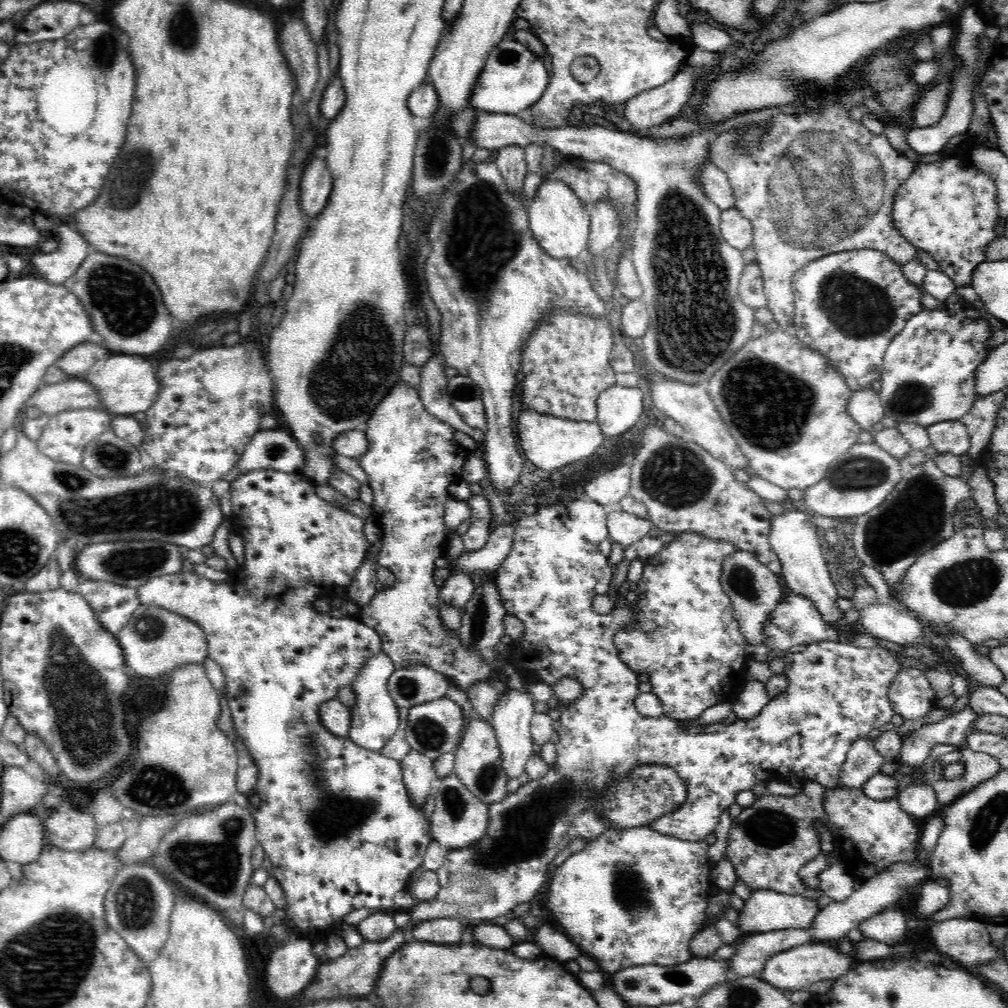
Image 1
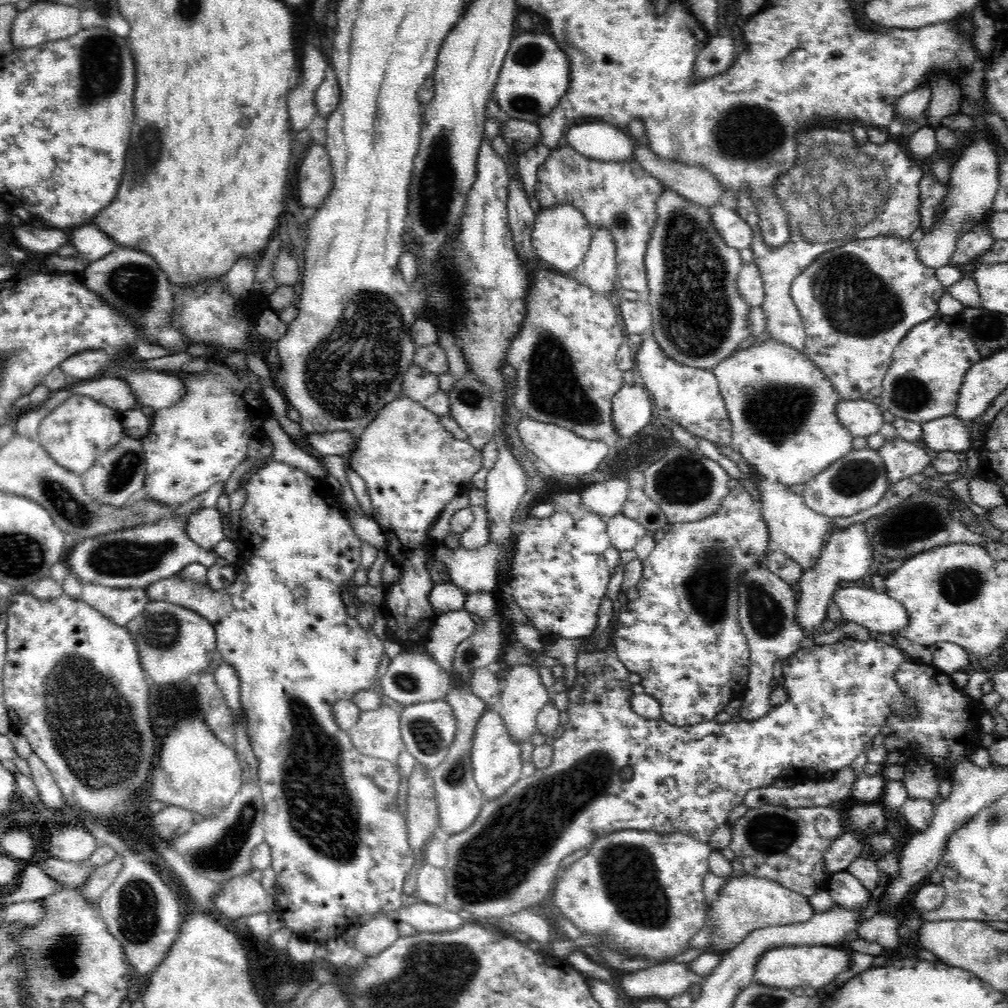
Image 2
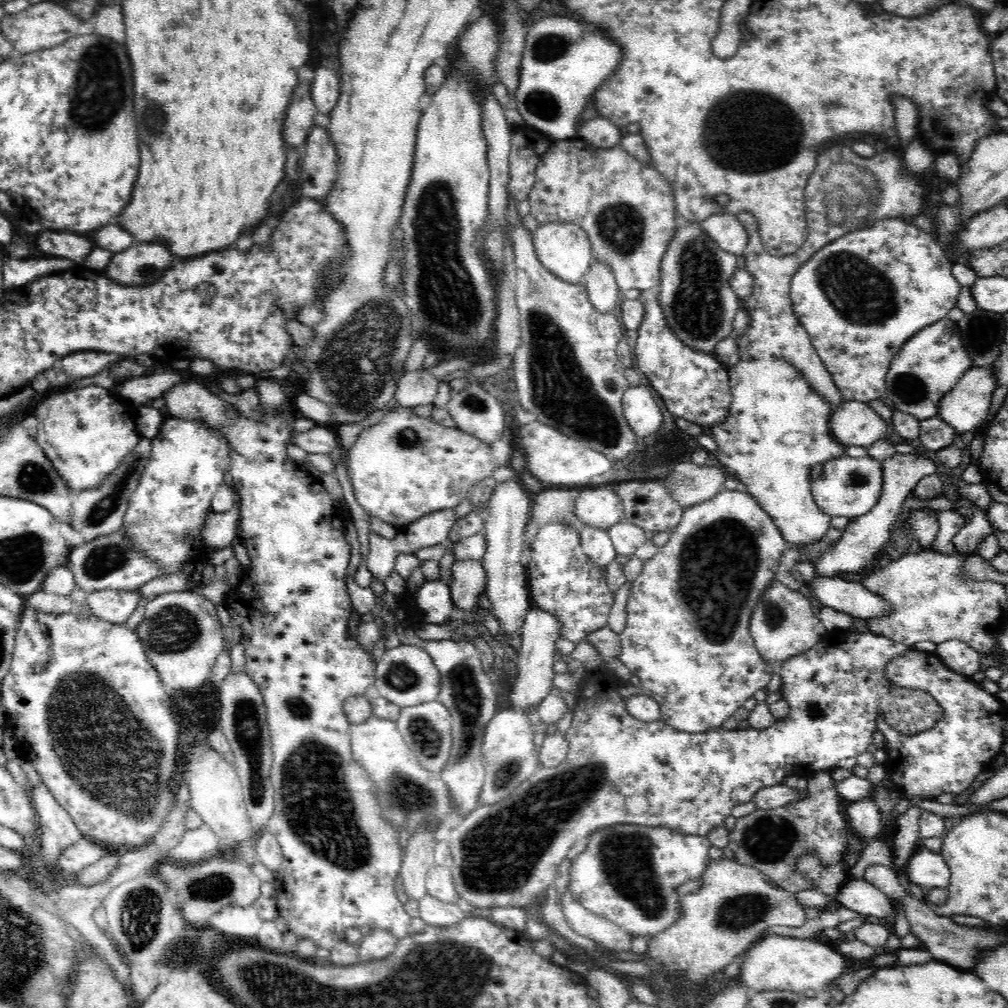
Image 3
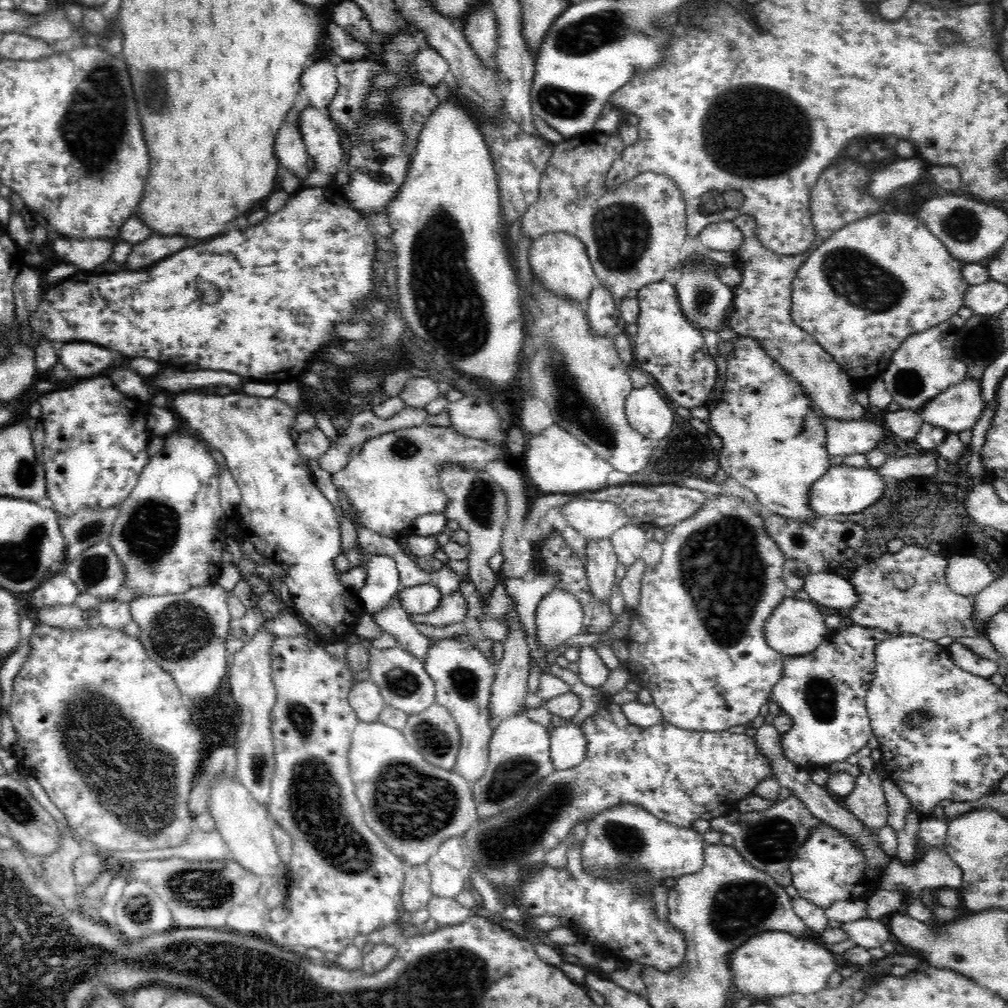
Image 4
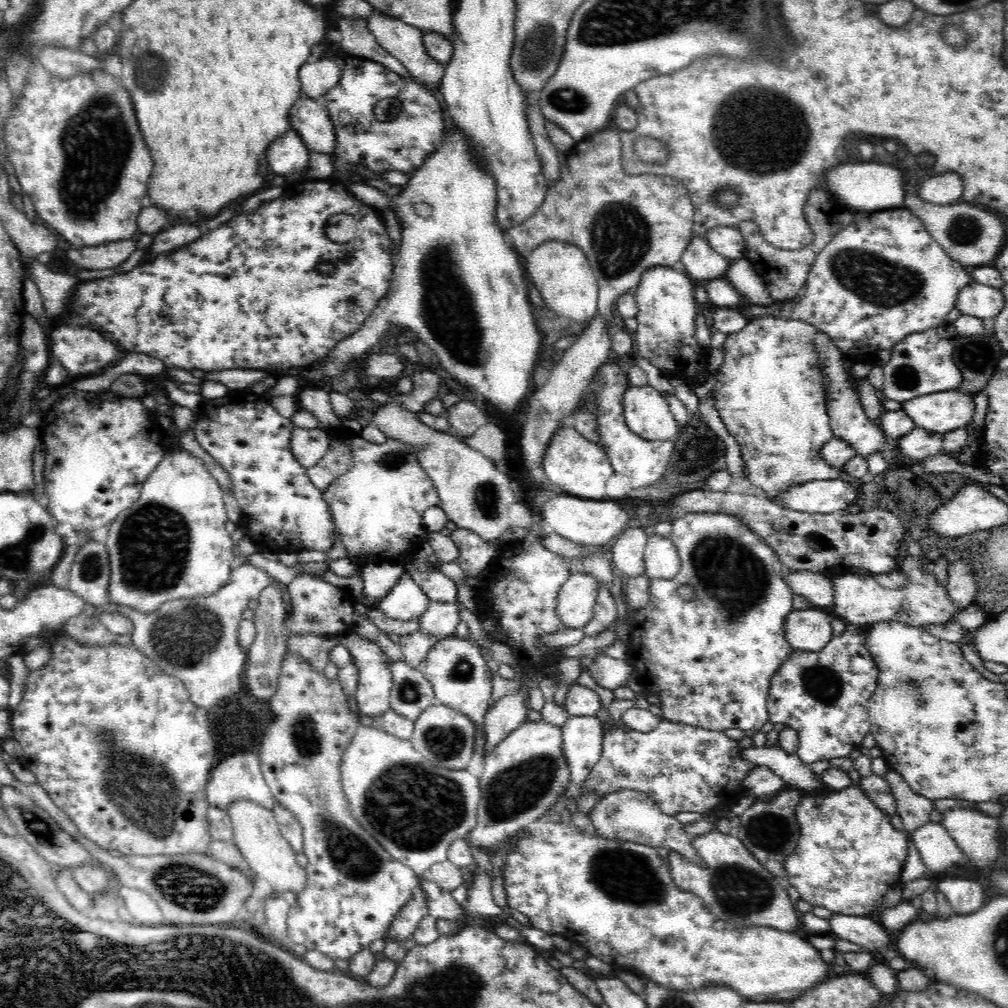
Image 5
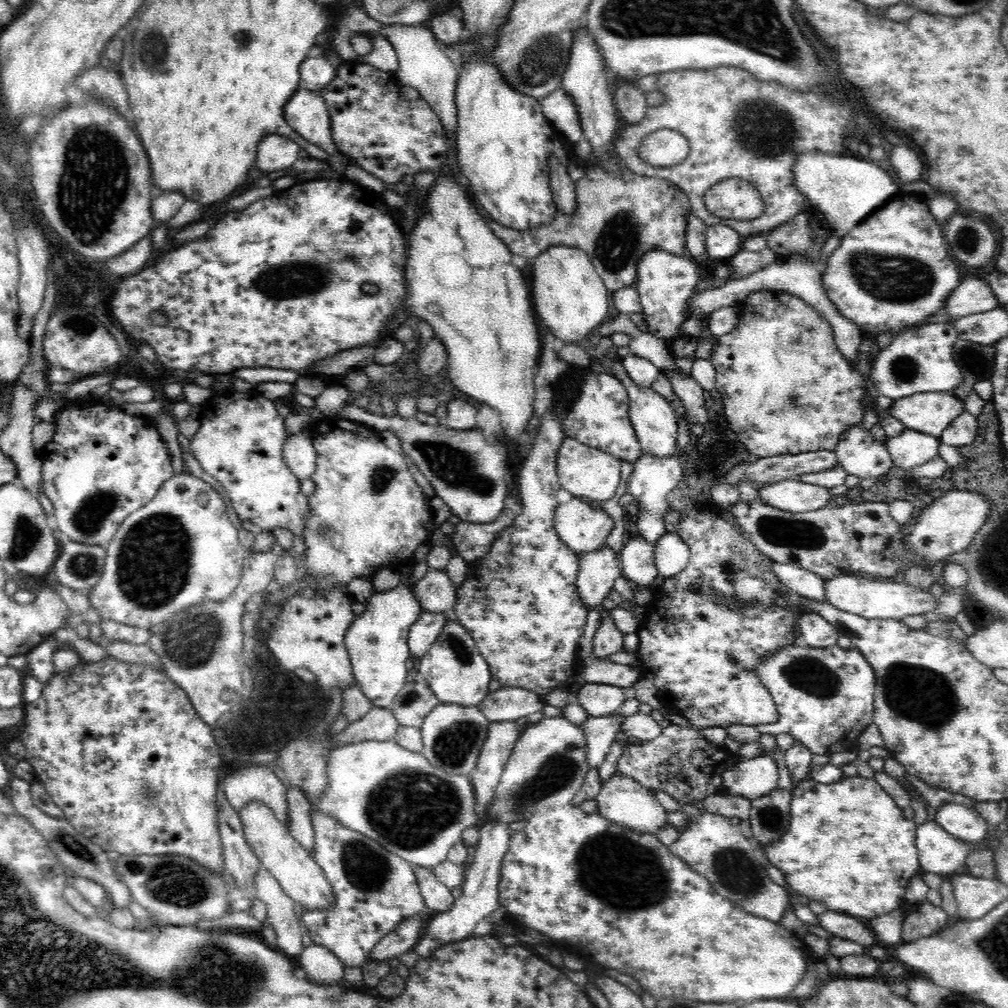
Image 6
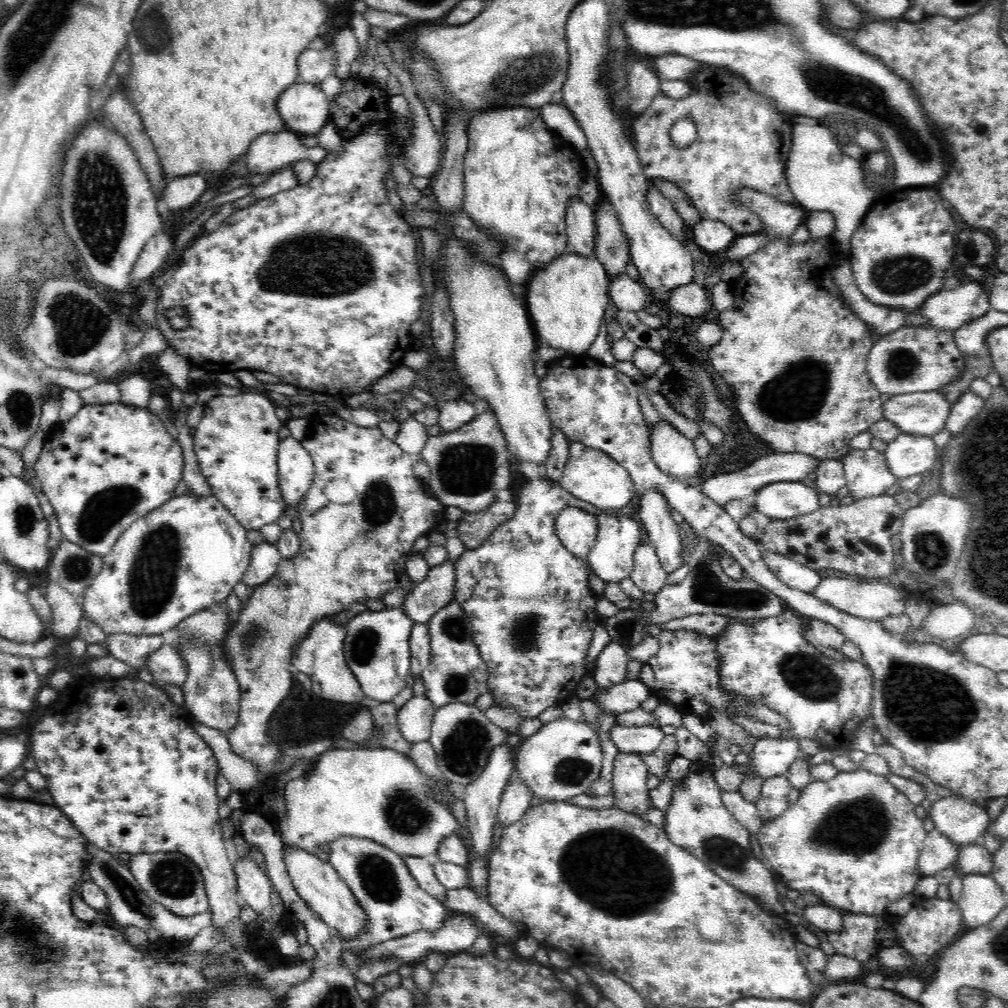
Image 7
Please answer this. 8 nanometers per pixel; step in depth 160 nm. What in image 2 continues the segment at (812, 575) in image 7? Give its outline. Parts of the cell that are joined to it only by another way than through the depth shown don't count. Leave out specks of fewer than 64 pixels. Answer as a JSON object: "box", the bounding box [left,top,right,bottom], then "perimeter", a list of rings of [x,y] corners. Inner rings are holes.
{"box":[832,587,910,635],"perimeter":[[[838,587],[832,600],[838,605],[847,621],[861,624],[870,632],[892,635],[897,630],[903,629],[910,618],[908,611],[898,601],[890,598],[890,595],[885,591],[877,592],[873,587]]]}

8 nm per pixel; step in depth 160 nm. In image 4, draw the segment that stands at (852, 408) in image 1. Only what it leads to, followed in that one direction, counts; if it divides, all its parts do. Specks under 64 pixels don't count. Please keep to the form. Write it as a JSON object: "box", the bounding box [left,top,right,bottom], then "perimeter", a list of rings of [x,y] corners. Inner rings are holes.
{"box":[815,410,884,456],"perimeter":[[[817,410],[815,416],[822,419],[825,426],[827,452],[830,456],[850,456],[852,454],[864,454],[877,448],[878,440],[882,438],[884,424],[866,414],[864,420],[834,420],[824,416]]]}

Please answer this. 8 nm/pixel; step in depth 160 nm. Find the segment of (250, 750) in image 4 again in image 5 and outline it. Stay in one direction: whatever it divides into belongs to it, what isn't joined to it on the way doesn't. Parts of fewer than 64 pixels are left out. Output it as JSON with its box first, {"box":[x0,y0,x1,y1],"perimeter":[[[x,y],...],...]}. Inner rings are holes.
{"box":[243,579,288,701],"perimeter":[[[271,579],[270,584],[258,596],[259,605],[253,616],[256,625],[256,638],[247,651],[247,664],[243,675],[244,689],[252,693],[260,701],[270,701],[274,693],[278,692],[279,677],[286,657],[286,641],[288,640],[285,631],[285,616],[287,614],[282,599],[282,590],[287,588],[280,581]]]}

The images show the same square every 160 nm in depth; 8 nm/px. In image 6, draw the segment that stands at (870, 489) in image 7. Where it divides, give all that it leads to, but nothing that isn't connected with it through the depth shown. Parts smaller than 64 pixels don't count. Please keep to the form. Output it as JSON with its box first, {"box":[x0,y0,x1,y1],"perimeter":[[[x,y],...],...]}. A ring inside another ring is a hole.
{"box":[836,425,893,479],"perimeter":[[[862,425],[852,426],[844,434],[840,434],[840,443],[836,448],[837,464],[842,465],[846,474],[864,478],[882,479],[888,476],[893,460],[886,444],[876,441]]]}

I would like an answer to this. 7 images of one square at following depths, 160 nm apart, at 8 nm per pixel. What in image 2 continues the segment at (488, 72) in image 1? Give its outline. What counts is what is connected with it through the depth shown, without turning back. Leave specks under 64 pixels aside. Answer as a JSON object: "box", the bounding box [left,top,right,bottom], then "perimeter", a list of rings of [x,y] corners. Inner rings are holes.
{"box":[492,30,570,125],"perimeter":[[[525,30],[512,39],[492,97],[496,98],[494,101],[498,101],[498,107],[511,118],[538,125],[542,115],[548,116],[548,112],[552,112],[560,104],[560,100],[568,92],[568,84],[570,84],[568,53],[562,50],[558,41],[552,35],[546,34],[546,31]]]}

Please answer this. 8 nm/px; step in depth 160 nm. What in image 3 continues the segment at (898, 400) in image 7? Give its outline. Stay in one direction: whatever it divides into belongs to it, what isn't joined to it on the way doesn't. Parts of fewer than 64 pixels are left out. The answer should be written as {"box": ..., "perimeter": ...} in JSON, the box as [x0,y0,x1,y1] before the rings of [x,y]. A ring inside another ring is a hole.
{"box":[937,366,994,433],"perimeter":[[[973,366],[944,394],[937,416],[958,433],[974,431],[987,417],[994,389],[993,367]]]}

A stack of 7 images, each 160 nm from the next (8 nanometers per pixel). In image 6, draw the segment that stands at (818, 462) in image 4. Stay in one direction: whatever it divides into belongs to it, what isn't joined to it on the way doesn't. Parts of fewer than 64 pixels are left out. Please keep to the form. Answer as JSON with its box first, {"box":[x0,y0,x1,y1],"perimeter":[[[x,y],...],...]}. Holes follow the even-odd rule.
{"box":[709,289,882,456],"perimeter":[[[764,289],[749,294],[737,308],[740,309],[737,327],[715,338],[709,361],[715,366],[715,386],[721,394],[726,421],[751,456],[796,455],[818,450],[835,452],[841,442],[840,434],[862,424],[866,414],[862,398],[870,397],[871,408],[882,415],[868,374],[848,364],[836,347],[832,325],[814,306],[786,291]]]}

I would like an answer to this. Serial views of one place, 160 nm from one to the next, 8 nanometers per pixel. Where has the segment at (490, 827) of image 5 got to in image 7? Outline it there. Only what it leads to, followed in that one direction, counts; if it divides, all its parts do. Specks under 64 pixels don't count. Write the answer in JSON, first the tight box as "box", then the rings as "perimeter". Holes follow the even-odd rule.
{"box":[514,717,602,803],"perimeter":[[[565,717],[543,725],[536,734],[524,739],[514,753],[515,770],[518,771],[518,777],[530,788],[533,800],[544,798],[545,803],[570,802],[576,796],[585,794],[600,778],[600,772],[602,772],[602,746],[595,728],[582,722],[573,722]]]}

